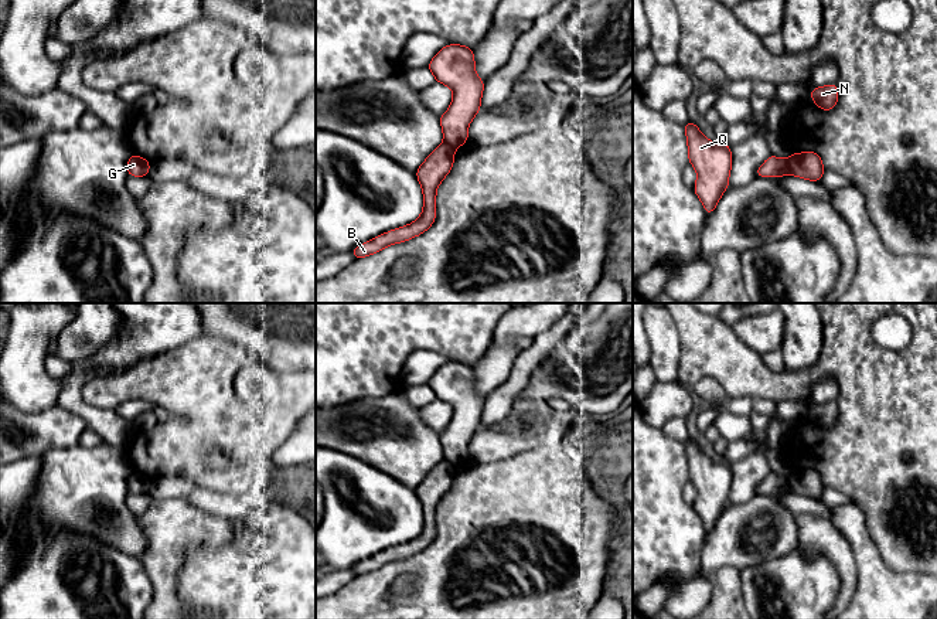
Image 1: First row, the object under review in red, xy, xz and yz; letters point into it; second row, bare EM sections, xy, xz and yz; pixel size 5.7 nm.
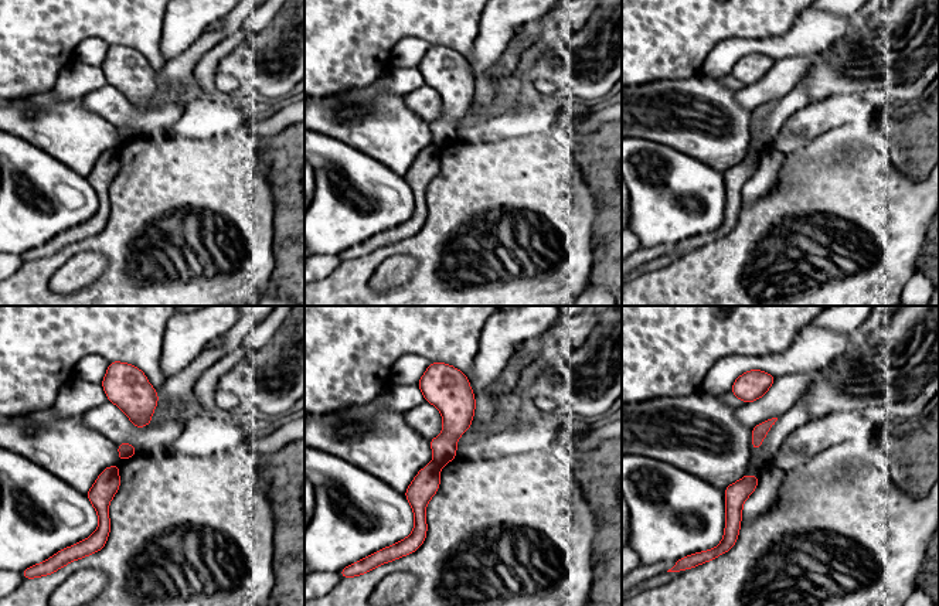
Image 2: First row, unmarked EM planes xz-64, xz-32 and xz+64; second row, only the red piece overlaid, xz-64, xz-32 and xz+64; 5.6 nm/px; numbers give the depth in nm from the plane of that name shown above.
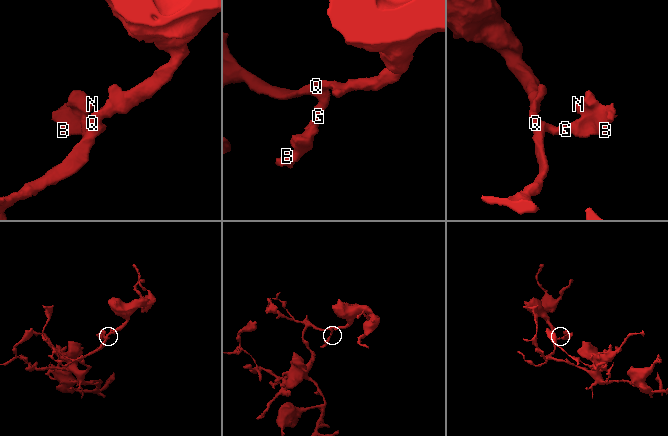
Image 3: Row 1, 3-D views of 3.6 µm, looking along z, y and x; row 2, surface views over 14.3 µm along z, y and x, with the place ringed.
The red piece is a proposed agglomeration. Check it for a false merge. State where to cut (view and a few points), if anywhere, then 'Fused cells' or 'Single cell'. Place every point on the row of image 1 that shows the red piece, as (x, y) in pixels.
Split along yz (787, 160), (790, 173). Fused cells

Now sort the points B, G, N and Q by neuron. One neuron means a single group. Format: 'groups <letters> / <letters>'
groups B N / G Q

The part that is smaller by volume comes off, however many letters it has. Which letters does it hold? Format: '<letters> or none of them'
B, N

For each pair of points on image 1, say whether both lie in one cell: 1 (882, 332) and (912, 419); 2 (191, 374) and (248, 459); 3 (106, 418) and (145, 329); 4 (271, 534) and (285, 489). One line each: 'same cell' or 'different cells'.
1: different cells
2: same cell
3: same cell
4: different cells

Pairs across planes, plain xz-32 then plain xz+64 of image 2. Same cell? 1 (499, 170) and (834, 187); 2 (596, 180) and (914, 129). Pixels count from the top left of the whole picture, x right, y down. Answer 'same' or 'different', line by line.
1: same
2: same

